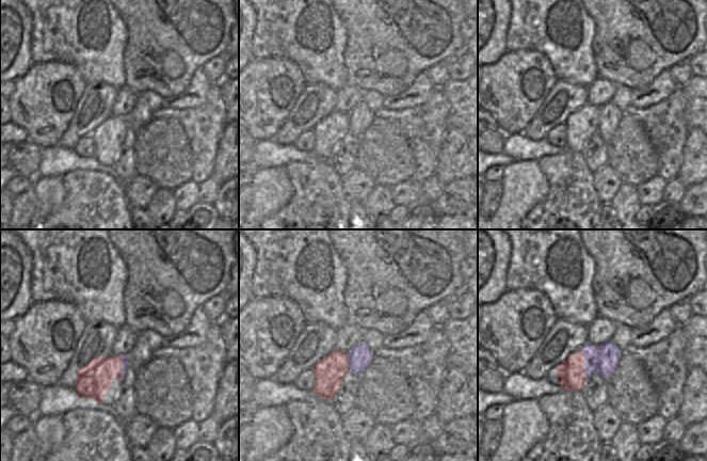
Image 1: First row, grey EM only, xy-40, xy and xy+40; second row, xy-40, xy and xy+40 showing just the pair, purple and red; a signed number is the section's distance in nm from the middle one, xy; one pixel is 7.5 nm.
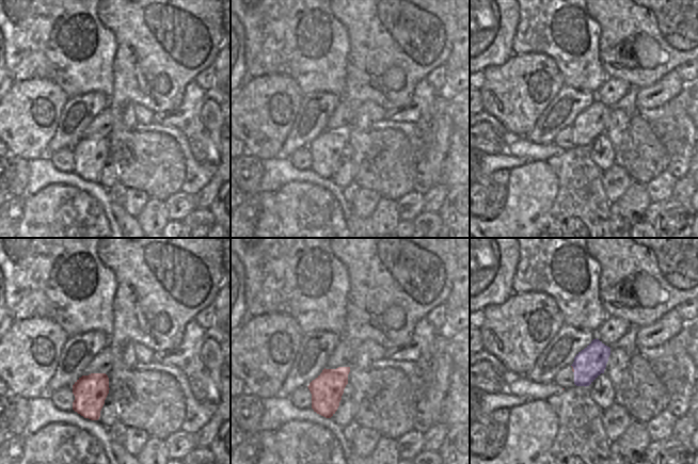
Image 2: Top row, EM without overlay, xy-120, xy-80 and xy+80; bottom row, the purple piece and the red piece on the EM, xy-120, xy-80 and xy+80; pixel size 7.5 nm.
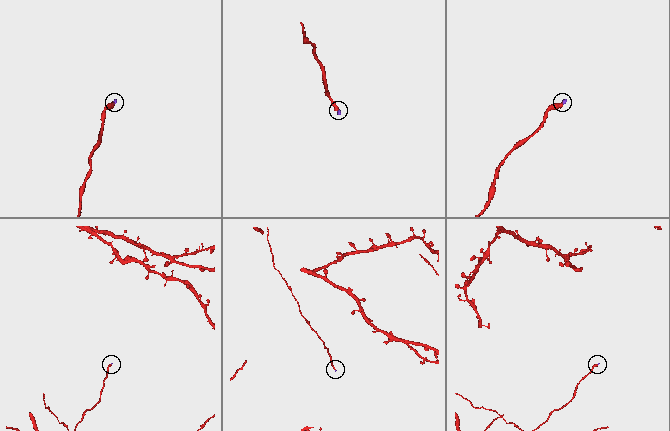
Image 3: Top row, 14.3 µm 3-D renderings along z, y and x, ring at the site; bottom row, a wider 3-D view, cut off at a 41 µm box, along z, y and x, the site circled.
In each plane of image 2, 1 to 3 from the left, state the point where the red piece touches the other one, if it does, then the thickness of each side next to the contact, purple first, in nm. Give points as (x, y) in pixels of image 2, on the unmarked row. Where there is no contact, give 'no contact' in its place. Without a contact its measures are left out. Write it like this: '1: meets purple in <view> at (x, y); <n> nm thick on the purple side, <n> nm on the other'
1: no contact
2: no contact
3: meets purple in xy+80 at (573, 129); 220 nm thick on the purple side, 20 nm on the other

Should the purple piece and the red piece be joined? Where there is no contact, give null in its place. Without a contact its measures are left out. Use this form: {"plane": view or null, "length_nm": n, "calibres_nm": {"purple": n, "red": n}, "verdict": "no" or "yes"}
{"plane": "xy+40", "length_nm": 220, "calibres_nm": {"purple": 220, "red": 200}, "verdict": "yes"}

